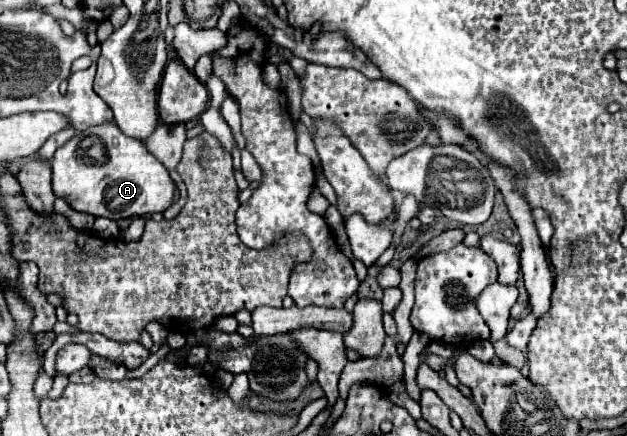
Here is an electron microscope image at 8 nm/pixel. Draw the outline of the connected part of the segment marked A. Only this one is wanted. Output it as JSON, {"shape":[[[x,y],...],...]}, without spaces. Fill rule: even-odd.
{"shape":[[[114,123],[80,131],[56,149],[52,157],[52,189],[56,197],[64,199],[72,209],[108,219],[166,211],[174,195],[174,183],[164,165],[144,149],[142,141],[126,137]],[[96,147],[106,155],[106,159],[98,159],[104,163],[88,165],[78,157],[78,151],[96,151]]]}

